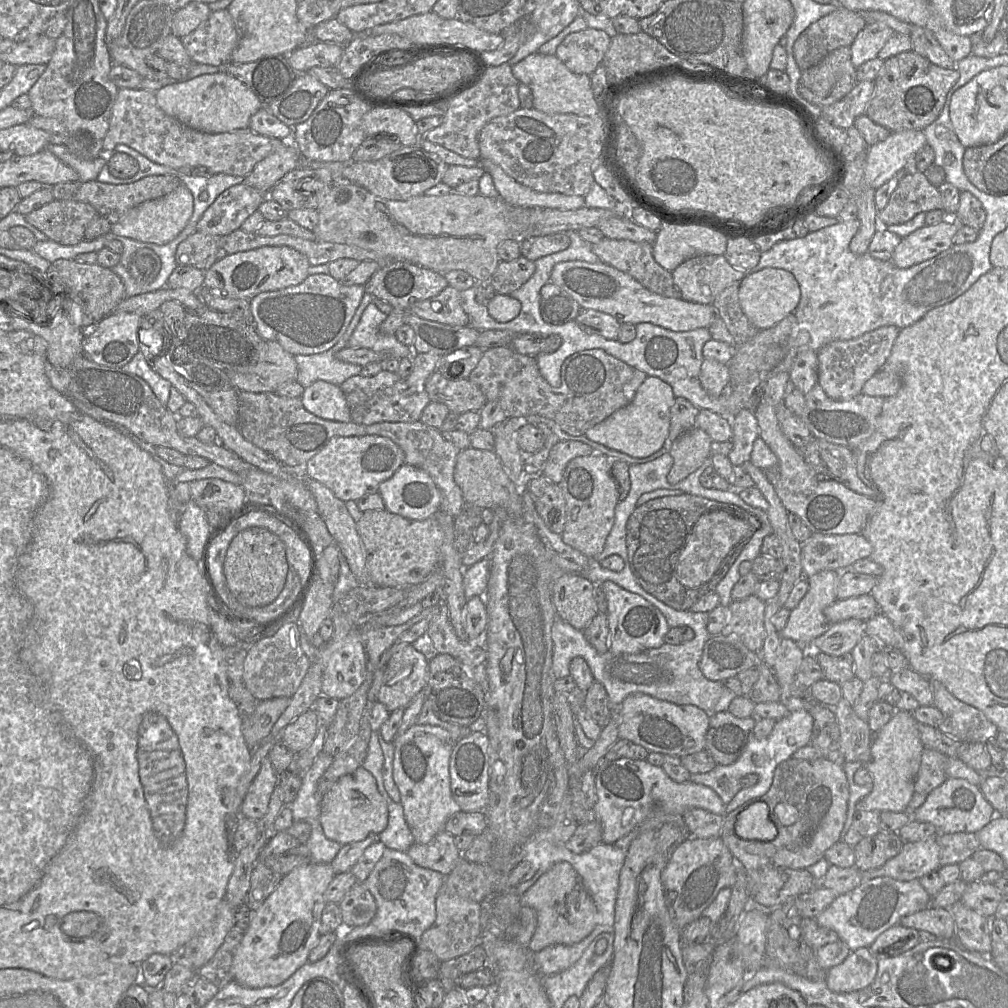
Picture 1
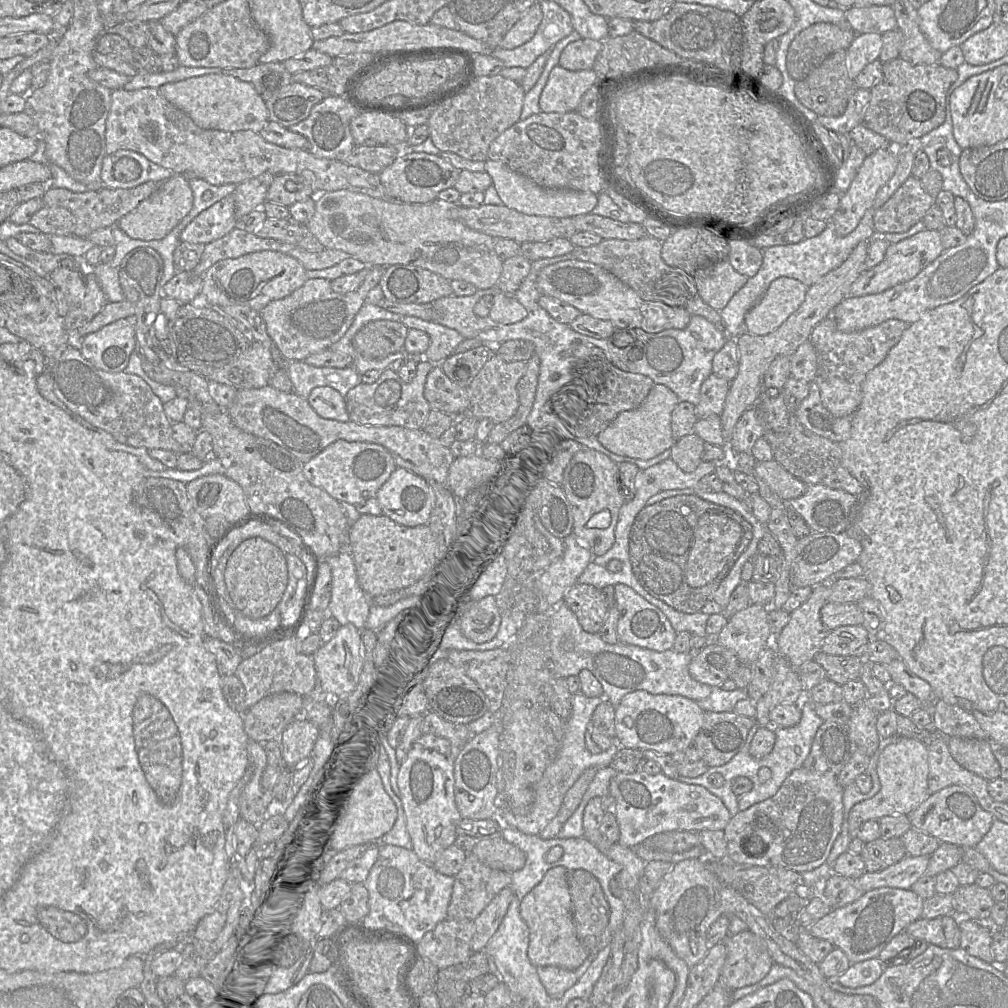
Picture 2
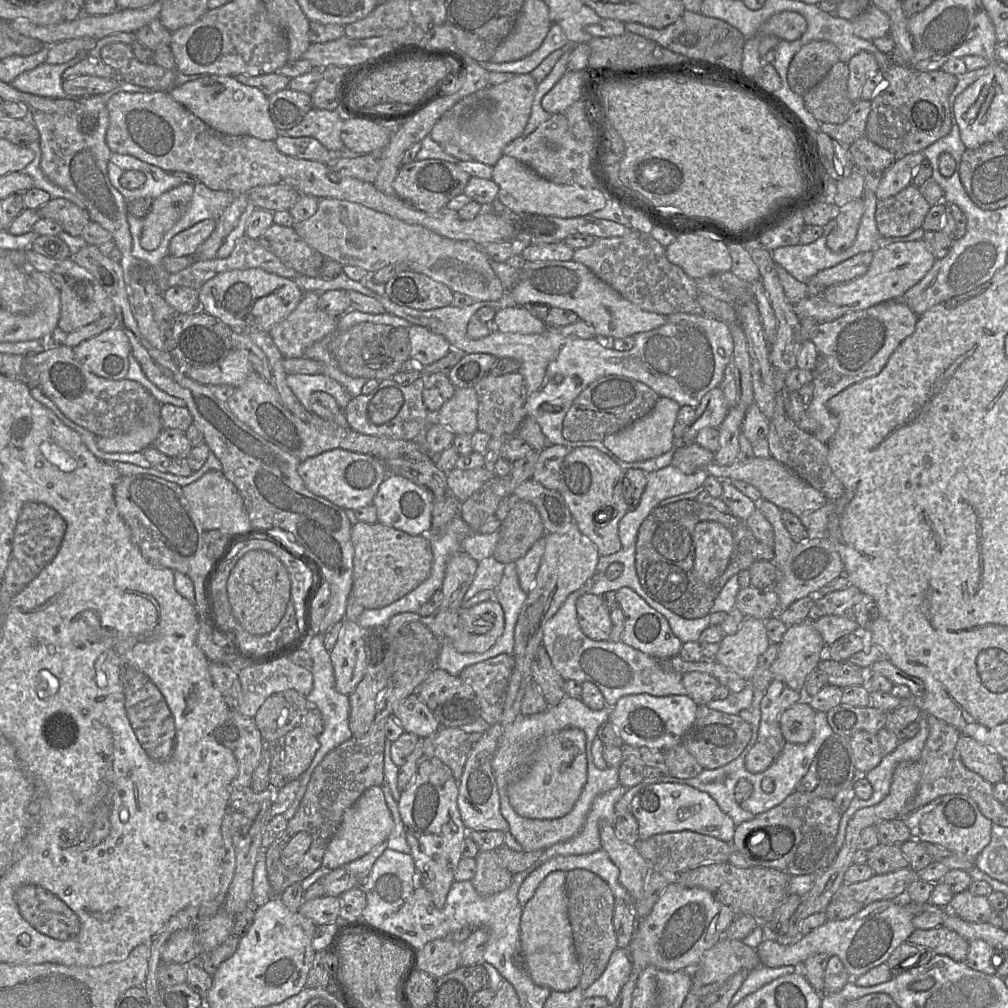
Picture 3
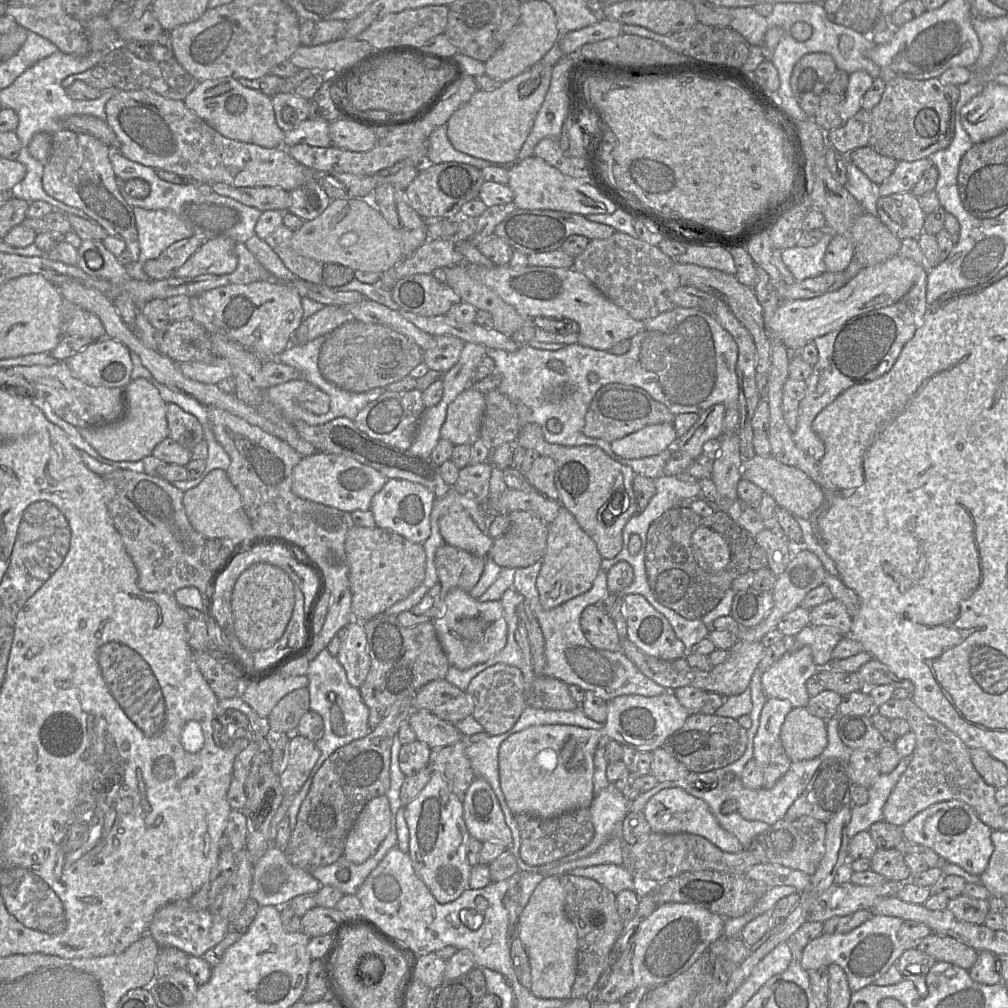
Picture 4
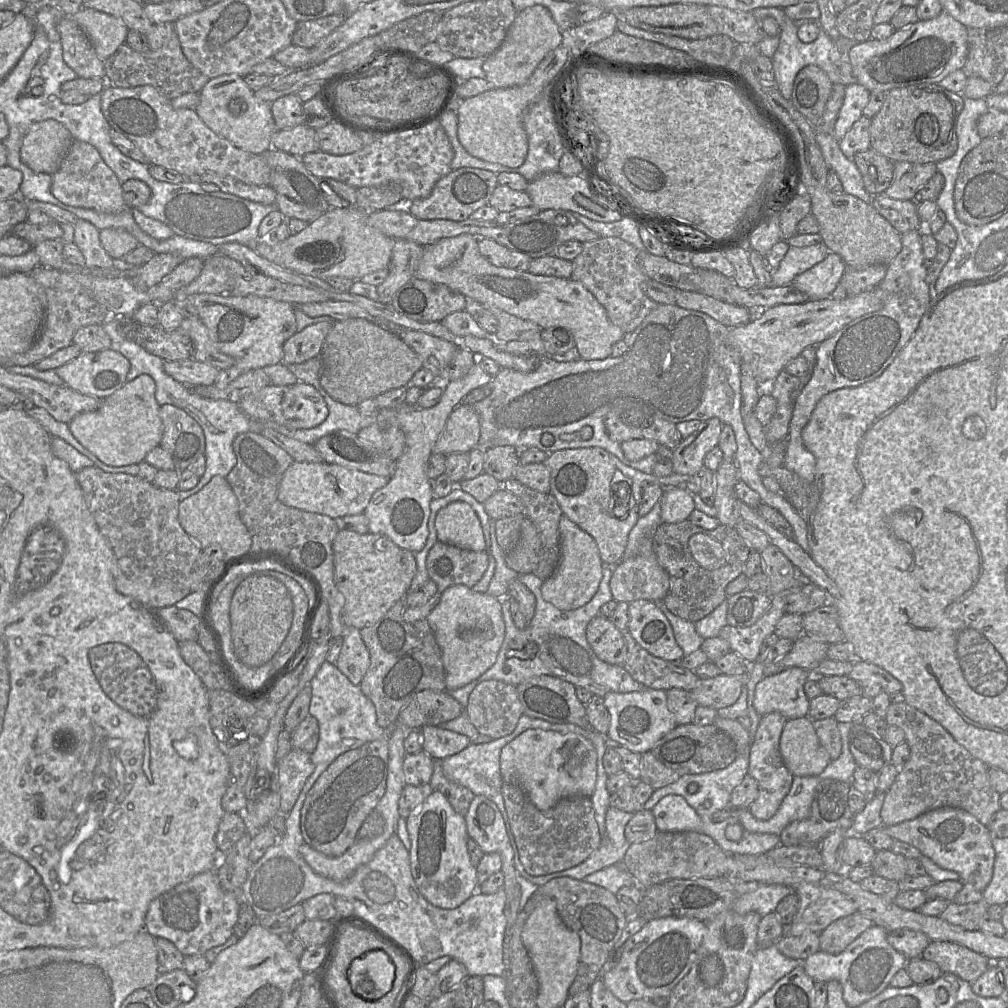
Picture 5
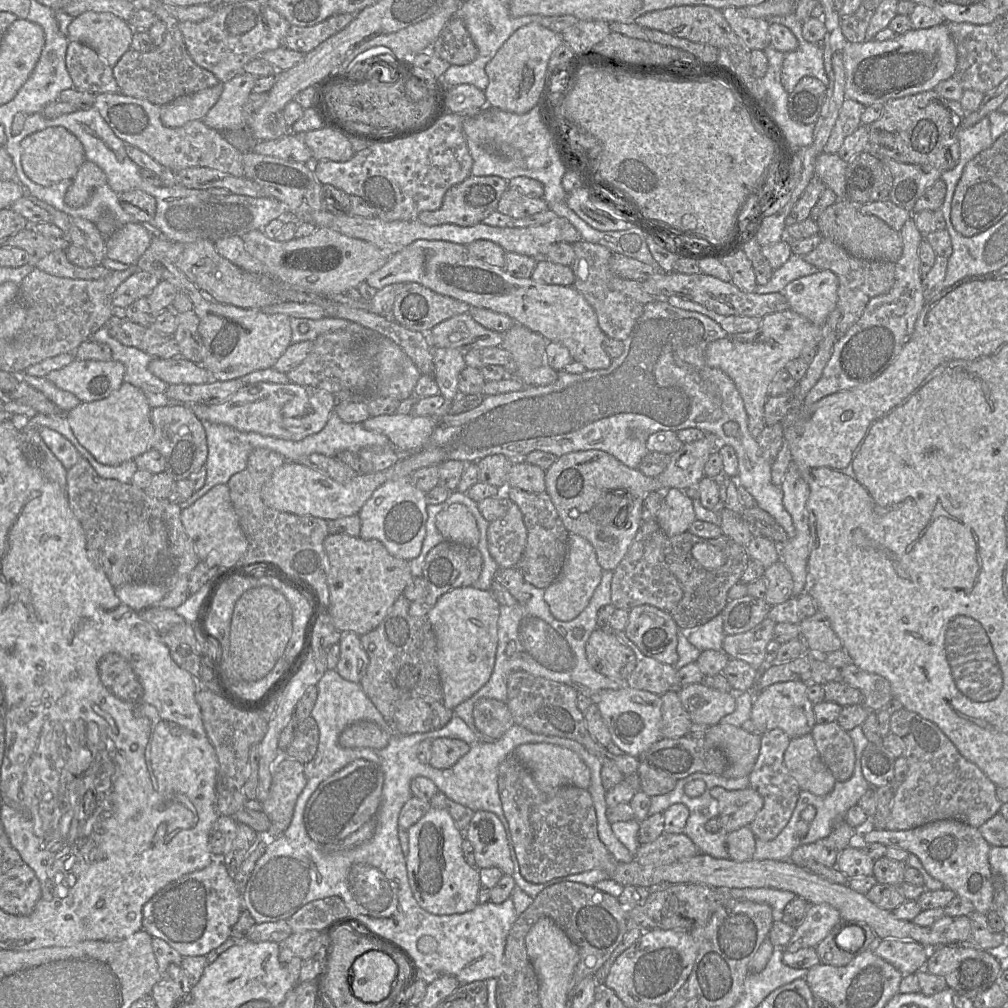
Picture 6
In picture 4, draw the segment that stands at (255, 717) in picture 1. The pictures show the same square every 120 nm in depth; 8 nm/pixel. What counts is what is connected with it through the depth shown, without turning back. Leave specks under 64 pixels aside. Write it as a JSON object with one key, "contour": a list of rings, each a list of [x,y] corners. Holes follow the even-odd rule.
{"contour":[[[308,687],[296,689],[274,706],[267,717],[272,735],[293,734],[301,718],[310,710]]]}

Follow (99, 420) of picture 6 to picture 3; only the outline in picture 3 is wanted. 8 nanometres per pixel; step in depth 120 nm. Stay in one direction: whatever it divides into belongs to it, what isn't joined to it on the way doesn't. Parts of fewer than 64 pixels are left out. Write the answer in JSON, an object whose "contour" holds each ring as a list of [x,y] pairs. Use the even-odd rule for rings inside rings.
{"contour":[[[154,420],[150,425],[114,437],[97,437],[97,446],[108,453],[135,453],[152,447],[164,429],[162,420]]]}

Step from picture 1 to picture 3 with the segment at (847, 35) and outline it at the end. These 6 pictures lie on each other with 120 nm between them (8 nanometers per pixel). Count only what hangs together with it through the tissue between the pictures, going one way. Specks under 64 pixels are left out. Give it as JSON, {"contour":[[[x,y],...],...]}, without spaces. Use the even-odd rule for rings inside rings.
{"contour":[[[811,41],[794,55],[787,80],[790,89],[803,97],[839,61],[839,50],[828,41]]]}

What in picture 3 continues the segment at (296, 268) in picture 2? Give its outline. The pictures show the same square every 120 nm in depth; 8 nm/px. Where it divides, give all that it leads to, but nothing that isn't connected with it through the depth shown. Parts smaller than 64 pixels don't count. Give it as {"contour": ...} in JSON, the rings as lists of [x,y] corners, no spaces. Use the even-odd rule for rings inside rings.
{"contour":[[[249,268],[245,270],[229,270],[217,274],[208,280],[199,290],[199,309],[221,320],[232,331],[241,331],[242,319],[252,316],[258,328],[269,333],[272,327],[287,318],[299,305],[303,290],[294,280],[269,273],[261,268]]]}

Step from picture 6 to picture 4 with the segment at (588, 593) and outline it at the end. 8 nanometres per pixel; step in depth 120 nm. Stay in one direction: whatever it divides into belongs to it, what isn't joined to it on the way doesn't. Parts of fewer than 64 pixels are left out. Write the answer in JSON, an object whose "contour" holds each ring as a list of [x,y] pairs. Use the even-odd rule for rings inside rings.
{"contour":[[[563,506],[556,519],[548,524],[545,553],[536,579],[539,601],[544,610],[587,592],[601,570],[601,560],[595,542],[582,530],[574,516]]]}

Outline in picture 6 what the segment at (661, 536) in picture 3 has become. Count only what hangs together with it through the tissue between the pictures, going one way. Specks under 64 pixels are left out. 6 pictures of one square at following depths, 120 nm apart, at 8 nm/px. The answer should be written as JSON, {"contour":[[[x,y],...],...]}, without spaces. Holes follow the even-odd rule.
{"contour":[[[689,531],[667,537],[664,558],[670,571],[677,578],[683,590],[682,599],[670,612],[677,626],[682,630],[704,625],[723,611],[729,601],[728,592],[730,588],[740,582],[749,562],[746,548],[728,536],[721,534],[717,538],[701,538]],[[698,542],[709,543],[718,547],[725,556],[724,564],[715,570],[704,568],[693,557],[691,552],[692,547]]]}

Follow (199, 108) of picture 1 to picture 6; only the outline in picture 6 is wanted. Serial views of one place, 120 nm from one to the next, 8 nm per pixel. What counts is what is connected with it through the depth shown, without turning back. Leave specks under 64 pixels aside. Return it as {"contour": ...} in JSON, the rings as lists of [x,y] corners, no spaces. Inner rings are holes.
{"contour":[[[241,74],[225,82],[219,100],[204,117],[204,124],[218,132],[248,128],[249,116],[245,113],[245,105],[257,78]]]}

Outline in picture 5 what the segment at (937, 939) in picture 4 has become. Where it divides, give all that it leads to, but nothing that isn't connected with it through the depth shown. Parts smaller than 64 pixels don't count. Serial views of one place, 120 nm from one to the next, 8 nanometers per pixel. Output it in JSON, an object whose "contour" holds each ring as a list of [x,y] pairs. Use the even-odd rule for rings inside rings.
{"contour":[[[931,941],[922,957],[938,964],[942,973],[952,973],[969,983],[974,982],[992,963],[982,954],[948,941]]]}

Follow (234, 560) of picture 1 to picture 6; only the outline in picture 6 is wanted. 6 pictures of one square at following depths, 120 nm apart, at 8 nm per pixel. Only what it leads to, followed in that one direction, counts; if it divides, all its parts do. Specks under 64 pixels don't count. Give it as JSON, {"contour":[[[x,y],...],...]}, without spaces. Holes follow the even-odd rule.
{"contour":[[[262,585],[242,594],[235,603],[230,624],[230,661],[239,678],[258,681],[273,669],[290,640],[292,619],[290,603],[275,588]]]}

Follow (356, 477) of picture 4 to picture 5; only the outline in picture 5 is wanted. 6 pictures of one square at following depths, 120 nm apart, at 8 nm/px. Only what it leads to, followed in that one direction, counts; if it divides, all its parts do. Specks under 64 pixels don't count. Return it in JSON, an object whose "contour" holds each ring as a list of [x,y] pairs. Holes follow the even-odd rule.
{"contour":[[[294,461],[285,471],[278,487],[278,499],[285,505],[333,519],[364,513],[375,491],[384,487],[390,477],[348,469],[336,464]]]}

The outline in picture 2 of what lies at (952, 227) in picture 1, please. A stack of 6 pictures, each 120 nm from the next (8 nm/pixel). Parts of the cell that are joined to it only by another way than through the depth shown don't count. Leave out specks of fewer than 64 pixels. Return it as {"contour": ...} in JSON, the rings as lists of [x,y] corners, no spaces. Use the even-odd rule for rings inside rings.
{"contour":[[[925,229],[898,243],[892,243],[887,248],[884,259],[878,265],[860,274],[852,284],[847,297],[878,294],[895,285],[907,282],[939,257],[943,251],[940,234],[936,230]]]}

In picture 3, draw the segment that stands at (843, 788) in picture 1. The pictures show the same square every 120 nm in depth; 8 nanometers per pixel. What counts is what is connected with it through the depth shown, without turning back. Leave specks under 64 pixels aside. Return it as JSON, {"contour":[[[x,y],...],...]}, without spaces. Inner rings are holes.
{"contour":[[[795,790],[779,805],[737,825],[732,845],[742,854],[751,867],[772,868],[790,876],[811,874],[822,868],[826,870],[826,858],[838,832],[840,819],[841,815],[836,810],[833,800]],[[766,826],[784,827],[793,833],[794,845],[792,849],[779,859],[761,859],[746,846],[747,835],[754,829],[758,829],[759,831],[756,832],[758,833]]]}

